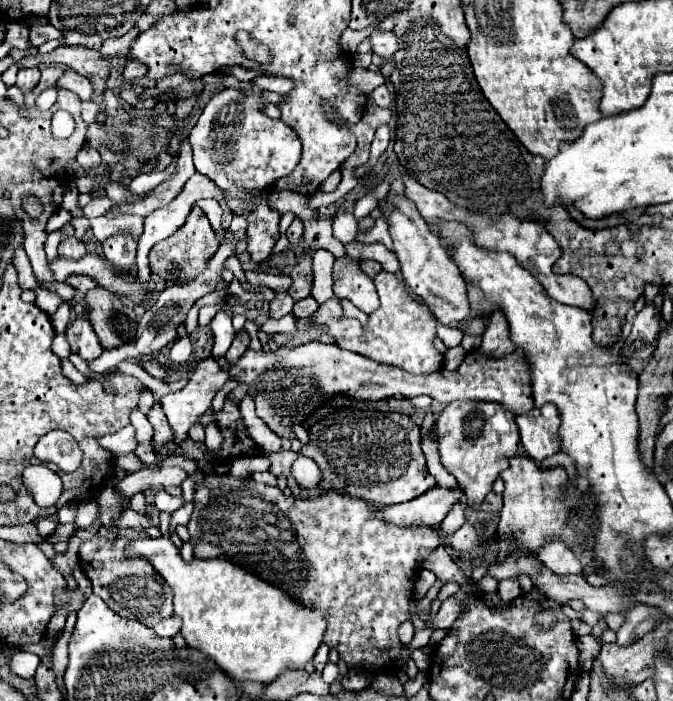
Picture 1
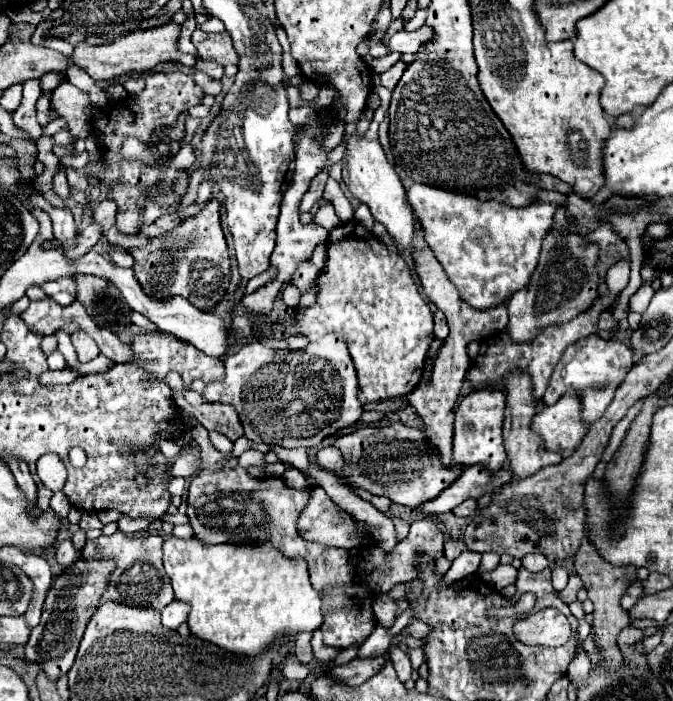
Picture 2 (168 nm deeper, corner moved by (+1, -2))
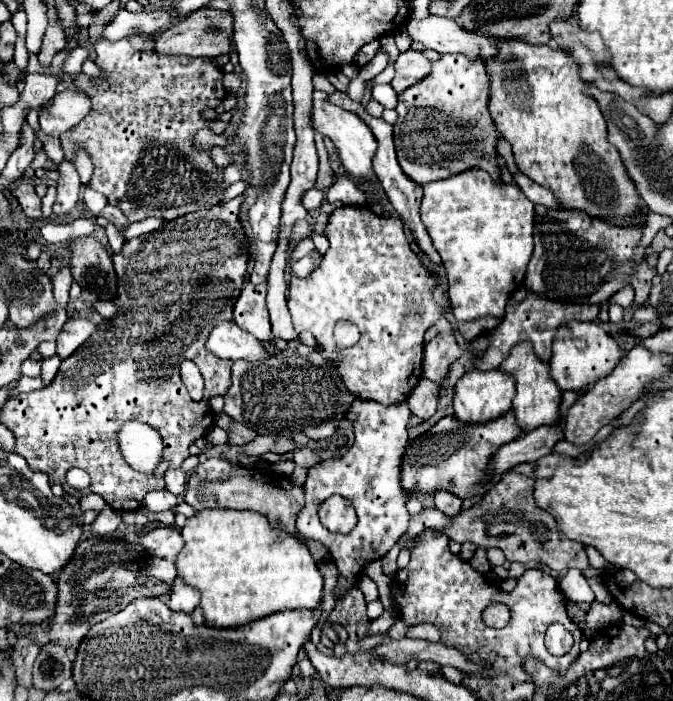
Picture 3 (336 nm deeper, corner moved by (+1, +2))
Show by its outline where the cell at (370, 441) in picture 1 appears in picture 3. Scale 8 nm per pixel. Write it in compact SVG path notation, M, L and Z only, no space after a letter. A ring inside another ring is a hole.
M508 412L504 420L492 420L492 424L480 424L480 428L464 428L454 416L446 416L440 422L436 422L426 434L420 434L418 438L408 442L406 452L402 456L402 466L400 466L402 468L400 484L408 494L416 494L416 496L434 494L438 490L452 492L458 498L472 498L474 494L484 494L484 486L480 484L480 472L484 472L484 464L488 464L488 456L492 456L492 452L496 452L500 444L506 444L516 436L520 436L520 432L516 432L516 426L512 426L512 412Z

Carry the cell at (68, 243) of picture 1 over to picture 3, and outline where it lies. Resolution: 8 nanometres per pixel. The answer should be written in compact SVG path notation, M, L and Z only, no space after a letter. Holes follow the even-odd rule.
M62 160L60 166L60 180L58 180L58 196L54 202L54 214L56 216L66 216L74 204L78 202L78 194L80 194L80 178L78 172L74 168L74 164L70 160Z

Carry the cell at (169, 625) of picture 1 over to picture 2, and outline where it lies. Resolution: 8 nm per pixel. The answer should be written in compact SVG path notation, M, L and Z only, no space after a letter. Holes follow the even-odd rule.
M174 600L172 604L168 604L168 608L162 610L162 624L170 630L176 630L182 622L186 622L188 612L190 612L188 604L184 604L180 600Z

